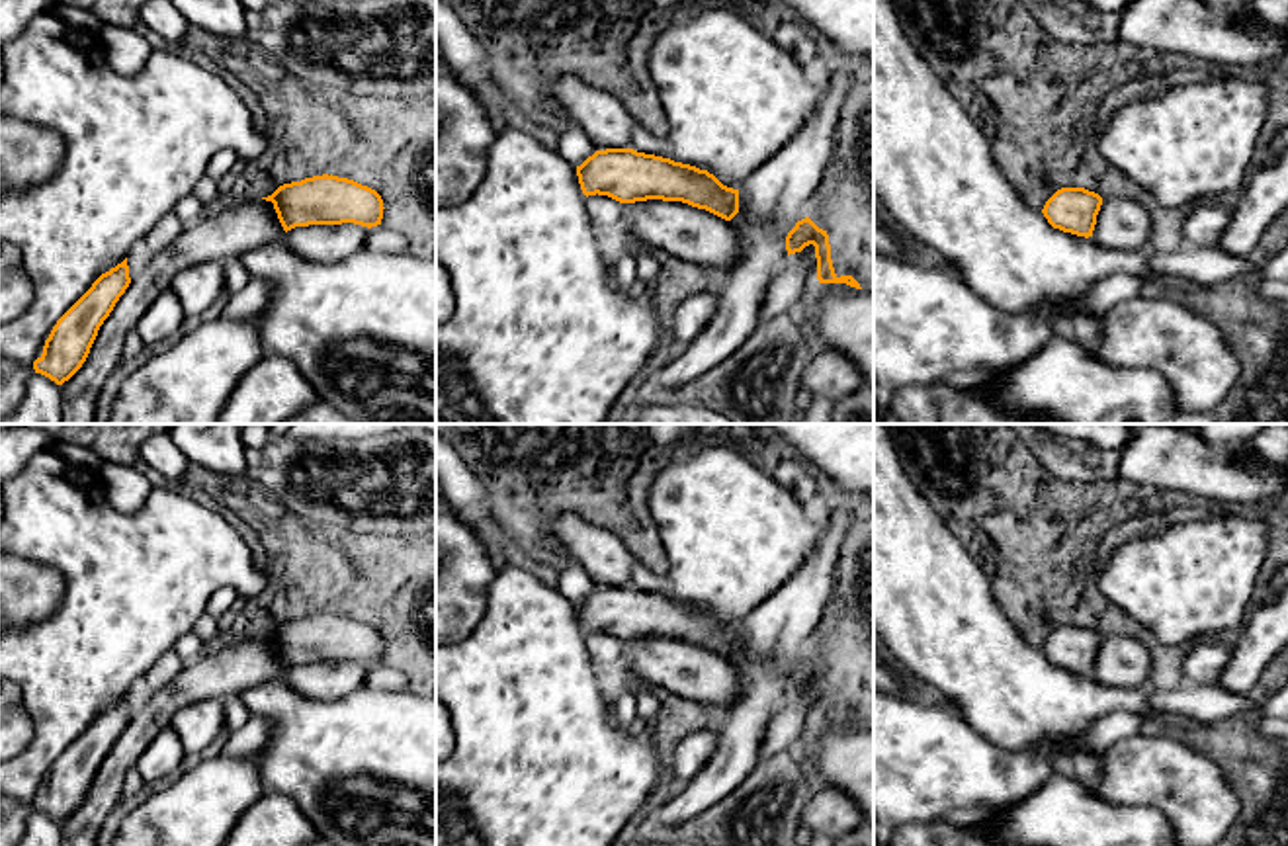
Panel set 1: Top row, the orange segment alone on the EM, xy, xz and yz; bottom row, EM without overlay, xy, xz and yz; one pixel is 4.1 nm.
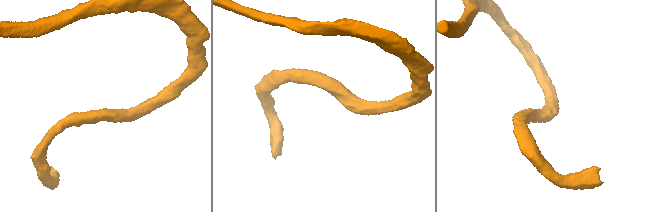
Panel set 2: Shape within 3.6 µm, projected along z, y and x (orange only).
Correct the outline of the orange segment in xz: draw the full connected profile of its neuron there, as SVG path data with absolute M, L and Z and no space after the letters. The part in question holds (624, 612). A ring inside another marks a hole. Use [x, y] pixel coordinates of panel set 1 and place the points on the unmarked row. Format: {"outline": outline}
{"outline": "M606 586L577 604L577 613L586 635L608 633L623 643L637 688L661 688L715 709L739 698L739 674L729 662L739 651L739 627L723 623L708 608L633 586Z"}

